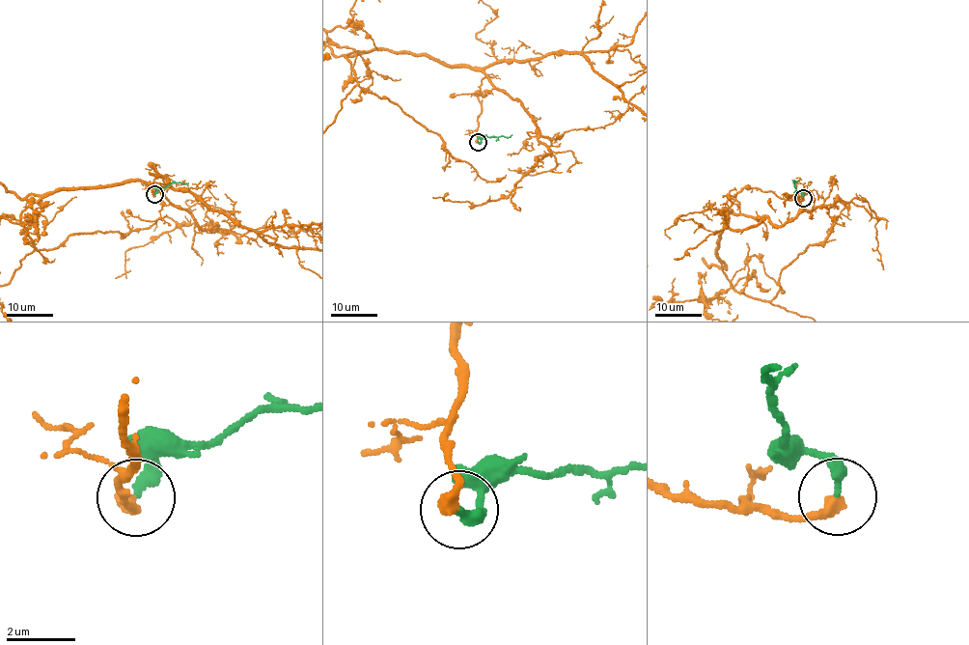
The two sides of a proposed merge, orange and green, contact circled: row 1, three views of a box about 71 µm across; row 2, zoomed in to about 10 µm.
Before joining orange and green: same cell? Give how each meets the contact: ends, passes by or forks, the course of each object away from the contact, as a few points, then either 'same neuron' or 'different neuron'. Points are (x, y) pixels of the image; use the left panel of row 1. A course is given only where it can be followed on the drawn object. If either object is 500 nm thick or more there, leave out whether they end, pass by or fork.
orange ends; green ends; course orange (155, 195), (153, 165), (164, 189), (44, 193), (21, 214), (35, 248); course green (155, 195), (157, 188), (188, 182); same neuron

